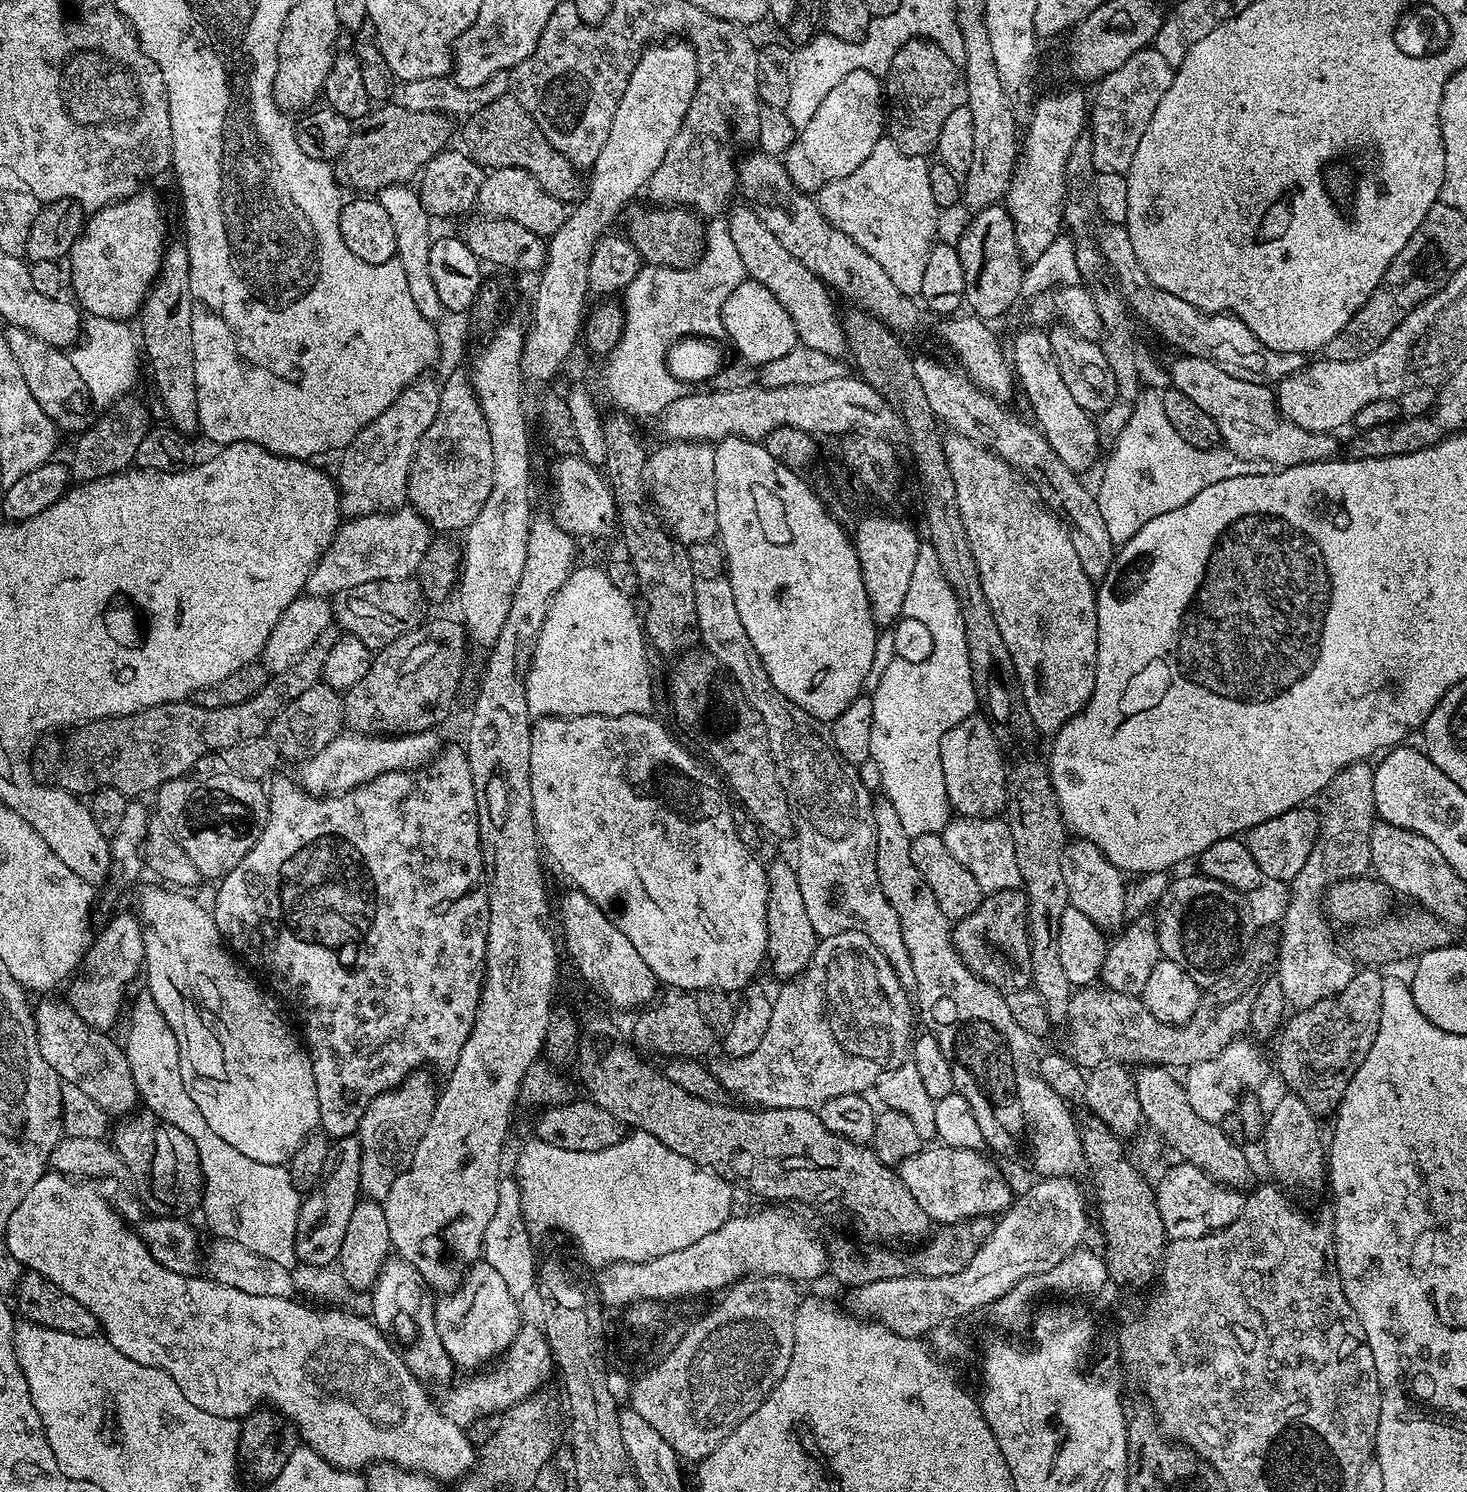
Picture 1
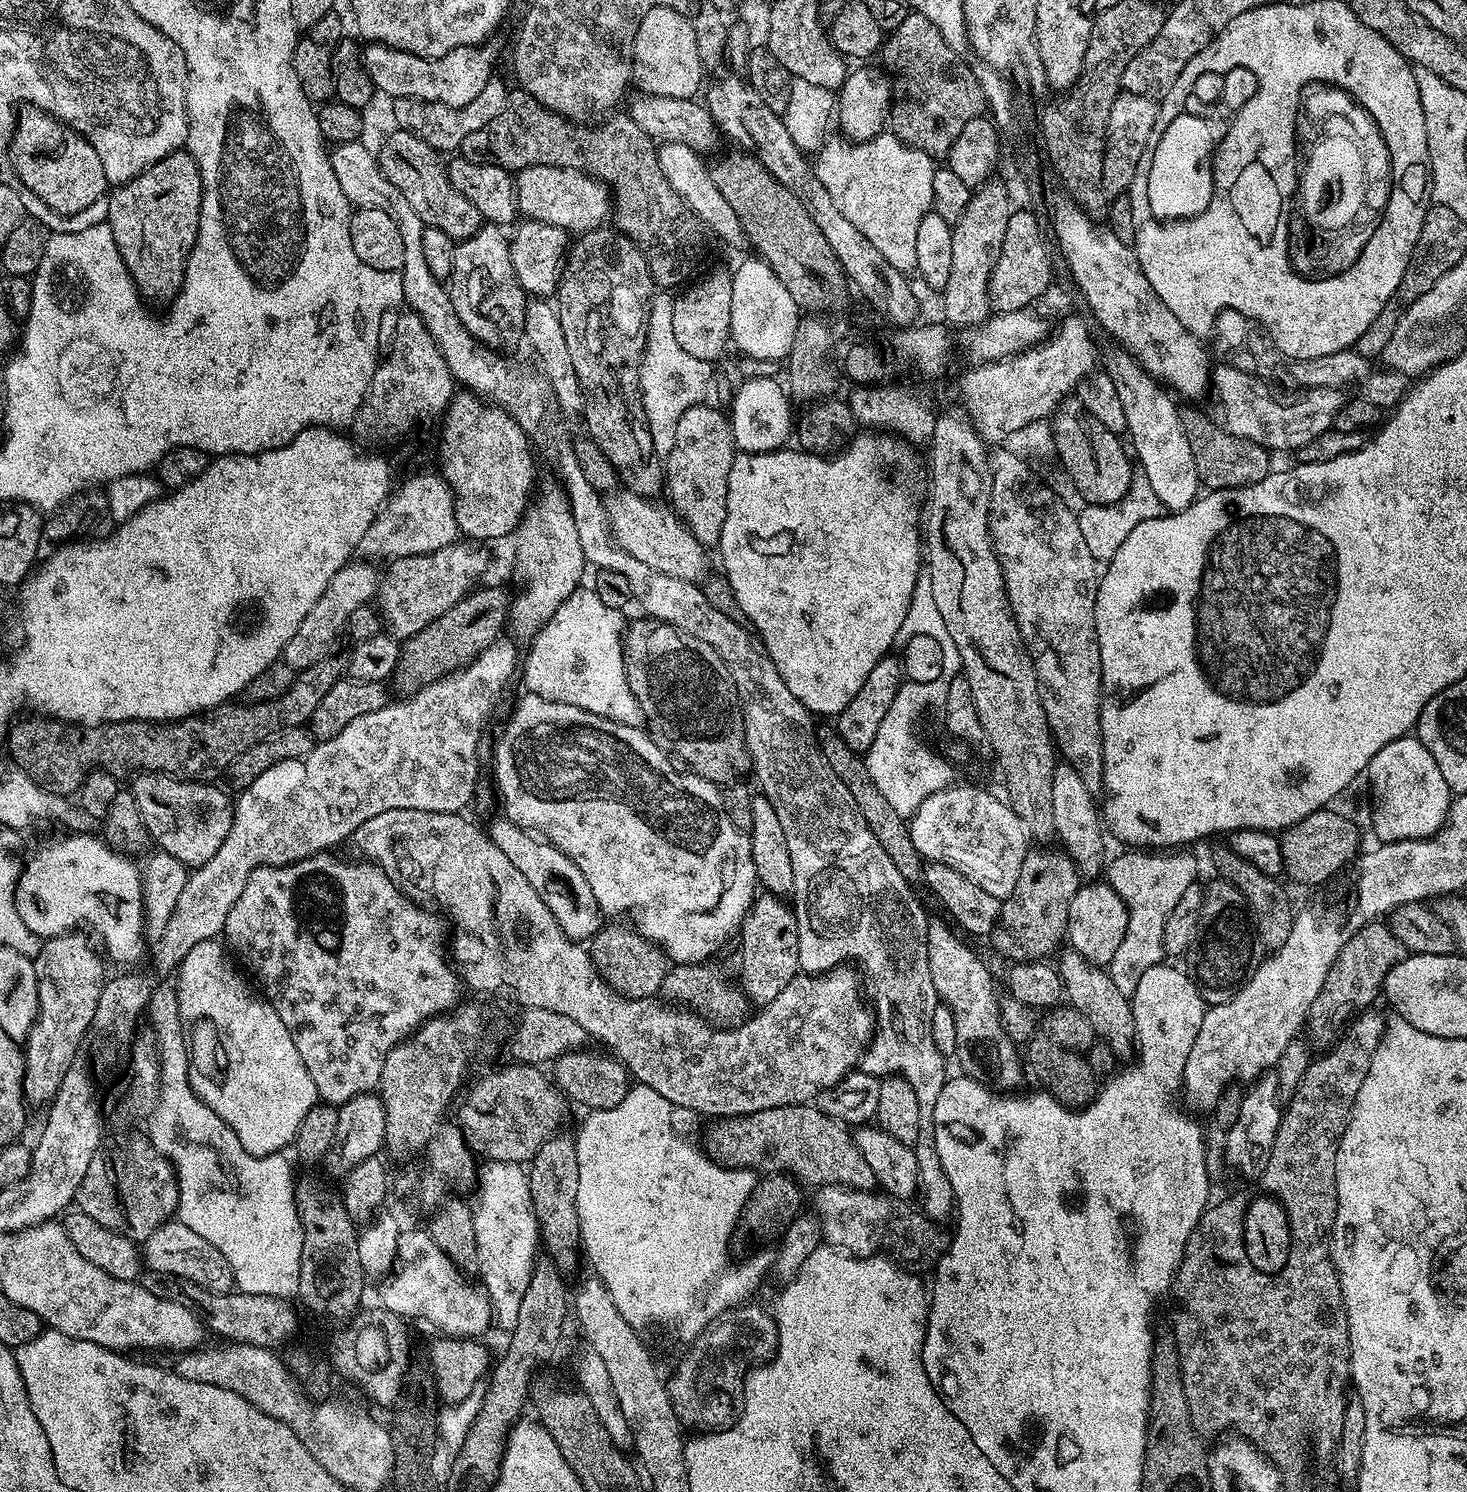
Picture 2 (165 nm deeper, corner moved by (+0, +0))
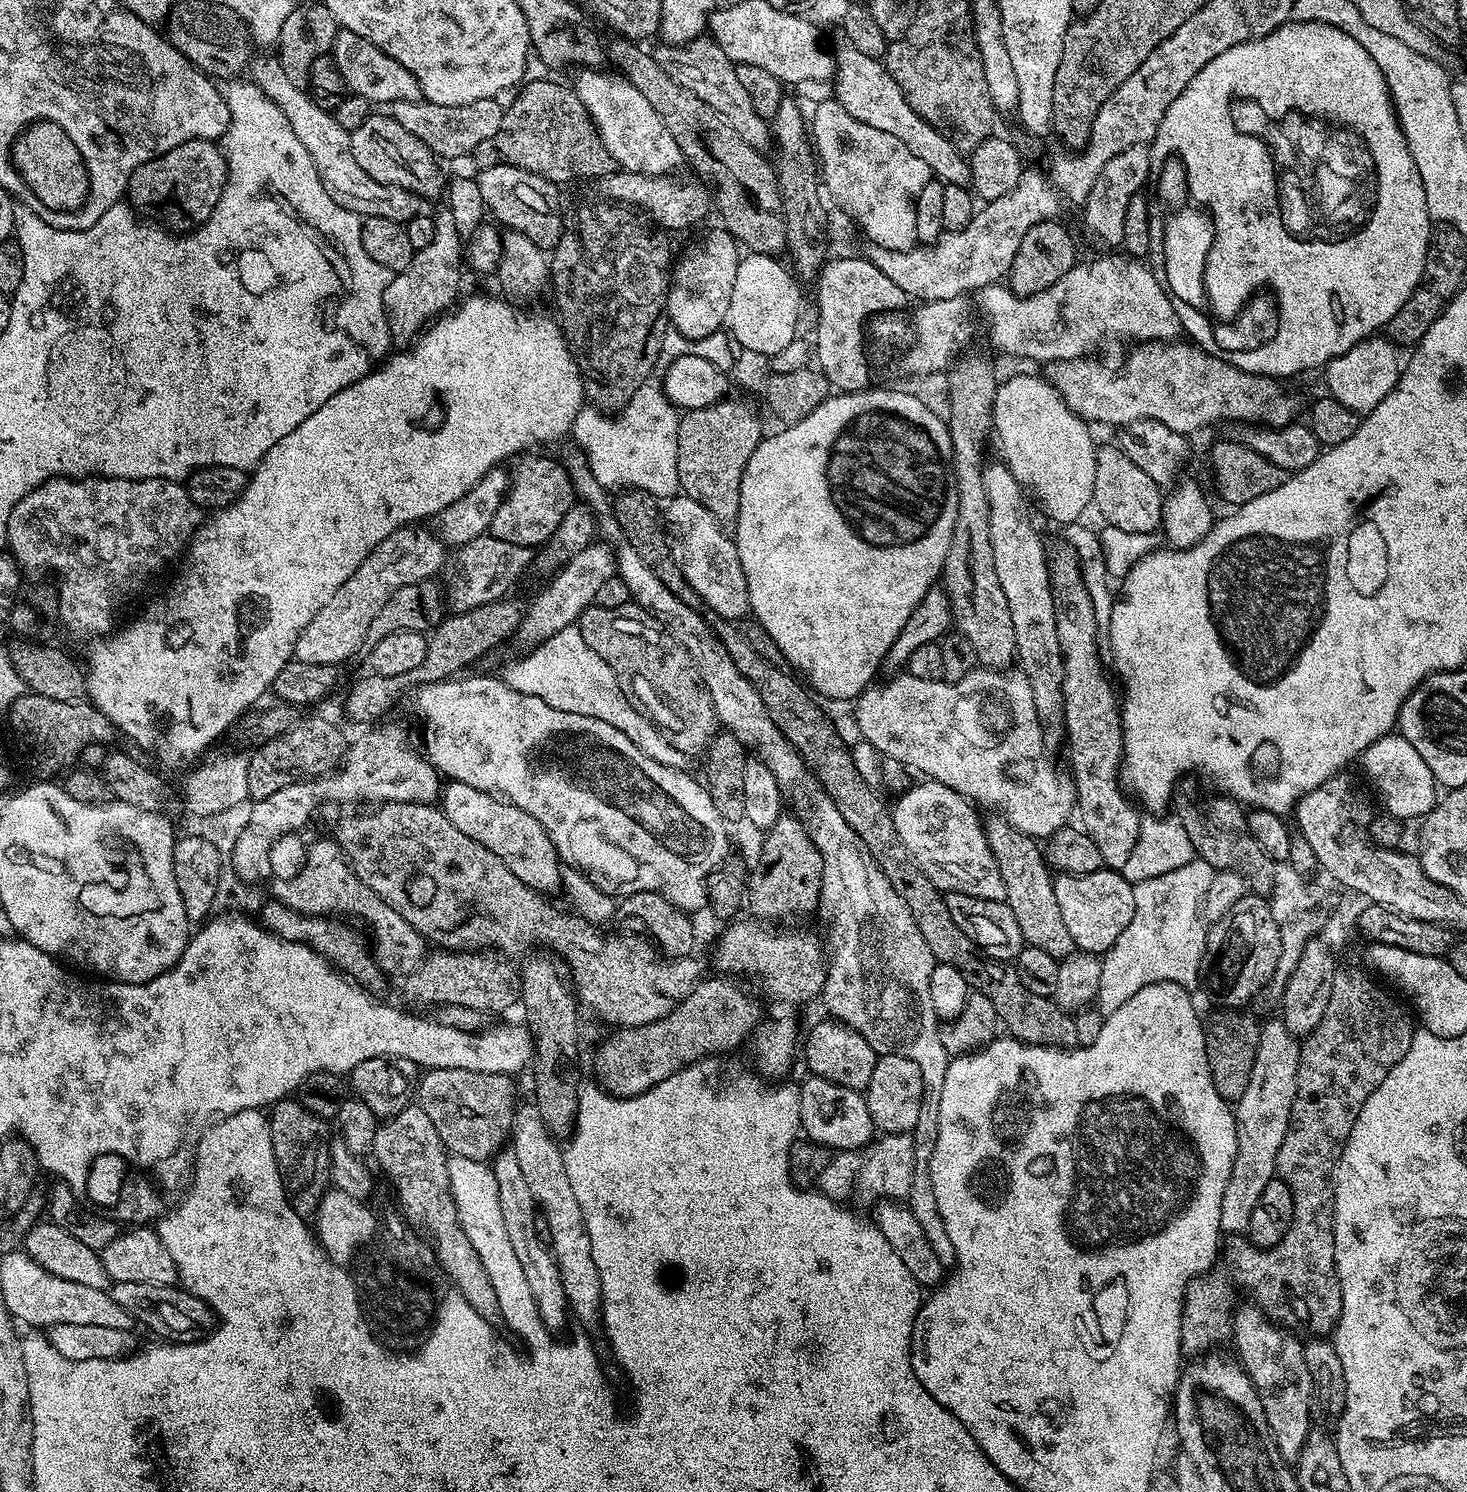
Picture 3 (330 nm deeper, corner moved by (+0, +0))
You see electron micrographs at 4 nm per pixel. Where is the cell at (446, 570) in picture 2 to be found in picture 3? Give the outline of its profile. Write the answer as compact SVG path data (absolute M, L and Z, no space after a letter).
M491 534L474 538L474 542L461 544L453 552L456 553L453 556L451 553L450 563L443 573L444 580L442 579L446 604L453 613L474 610L478 606L505 599L511 593L508 591L516 579L534 564L533 549L506 542Z

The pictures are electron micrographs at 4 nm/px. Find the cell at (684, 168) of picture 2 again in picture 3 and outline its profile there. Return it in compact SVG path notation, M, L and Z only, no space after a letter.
M580 68L574 91L588 111L588 117L608 153L625 172L644 172L647 176L675 173L675 168L685 163L684 155L678 150L678 142L674 142L674 134L670 134L662 118L658 118L658 110L654 110L638 90L634 90L629 80L611 71L600 71L604 70Z

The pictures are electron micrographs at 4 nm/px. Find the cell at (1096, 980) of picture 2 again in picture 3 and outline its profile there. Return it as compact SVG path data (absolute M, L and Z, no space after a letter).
M990 816L992 817L989 820L983 821L984 833L994 854L994 862L998 862L998 874L1002 874L1002 883L1006 886L1004 900L1010 906L1010 910L1014 910L1014 919L1018 921L1018 930L1022 930L1024 943L1029 948L1046 950L1046 954L1061 961L1065 956L1077 951L1077 946L1074 938L1070 938L1070 930L1066 930L1062 910L1058 910L1058 898L1054 898L1052 885L1054 876L1041 845L1033 837L1010 826L1005 816Z

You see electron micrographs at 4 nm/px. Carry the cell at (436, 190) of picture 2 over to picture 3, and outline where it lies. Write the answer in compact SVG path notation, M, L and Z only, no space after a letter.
M391 114L368 116L362 126L351 132L350 150L358 166L362 166L362 170L366 170L374 182L405 188L407 192L415 192L421 198L436 196L439 192L441 195L445 191L446 176L440 173L440 168L436 165L436 153L431 152L421 140L414 138L410 130L398 126Z

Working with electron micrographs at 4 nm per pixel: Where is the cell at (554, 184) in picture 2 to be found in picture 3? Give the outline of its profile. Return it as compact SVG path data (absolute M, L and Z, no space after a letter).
M617 170L607 176L599 177L600 192L605 201L634 208L643 212L654 224L669 233L692 228L699 220L704 220L714 208L714 196L707 183L699 179L675 180L675 175L647 176L644 172L625 172Z

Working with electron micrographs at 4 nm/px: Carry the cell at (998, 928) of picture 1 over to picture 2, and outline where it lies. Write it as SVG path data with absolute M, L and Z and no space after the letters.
M1052 846L1029 847L1026 858L1022 858L1022 874L1018 874L1018 882L1014 890L1000 905L1000 921L992 931L990 943L1008 959L1008 962L1043 960L1051 957L1051 952L1055 953L1061 947L1068 931L1070 902L1074 902L1074 894L1078 894L1082 886L1082 877L1067 852L1048 847Z

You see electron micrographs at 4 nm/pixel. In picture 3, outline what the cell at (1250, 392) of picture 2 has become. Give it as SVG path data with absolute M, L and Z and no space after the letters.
M1144 342L1136 348L1124 360L1124 365L1121 366L1120 372L1115 372L1112 368L1107 368L1104 364L1099 364L1096 358L1081 358L1078 360L1053 360L1046 368L1046 379L1056 388L1061 398L1065 400L1066 406L1078 415L1084 421L1096 424L1116 424L1115 426L1123 426L1130 422L1138 422L1142 418L1150 418L1154 422L1162 422L1162 426L1170 426L1170 430L1175 432L1183 432L1185 434L1193 434L1199 428L1208 428L1211 424L1220 424L1223 420L1232 420L1228 422L1243 422L1253 426L1267 426L1270 428L1284 428L1287 424L1293 423L1297 419L1296 411L1300 408L1300 400L1296 396L1290 396L1282 392L1277 381L1272 378L1262 376L1252 376L1249 372L1242 372L1239 368L1229 364L1227 359L1221 358L1219 355L1209 354L1199 346L1193 346L1191 343L1185 342Z

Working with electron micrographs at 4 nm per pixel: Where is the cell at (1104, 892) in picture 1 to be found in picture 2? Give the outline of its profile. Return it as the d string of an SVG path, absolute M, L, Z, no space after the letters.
M1063 762L1057 763L1054 776L1050 778L1050 803L1054 813L1055 839L1060 840L1059 847L1068 853L1081 877L1099 877L1096 875L1099 872L1101 875L1106 868L1106 855L1104 856L1106 832L1102 827L1102 814L1098 809L1097 799L1090 790L1086 790L1086 782L1082 782L1074 766Z

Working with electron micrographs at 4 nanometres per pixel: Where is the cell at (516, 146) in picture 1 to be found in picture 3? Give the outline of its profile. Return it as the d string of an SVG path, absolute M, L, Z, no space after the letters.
M530 80L515 93L517 96L512 105L504 108L502 126L498 126L498 131L477 146L474 153L477 165L480 168L499 164L518 166L530 174L551 180L557 186L579 176L599 178L617 171L616 159L601 142L575 91L569 85L567 88L552 80Z

